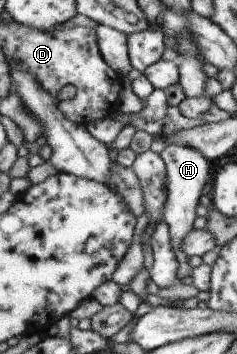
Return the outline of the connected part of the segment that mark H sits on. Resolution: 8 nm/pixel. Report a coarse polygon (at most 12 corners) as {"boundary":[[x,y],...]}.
{"boundary":[[167,146],[164,220],[178,279],[195,269],[184,250],[211,160],[196,147]]}

